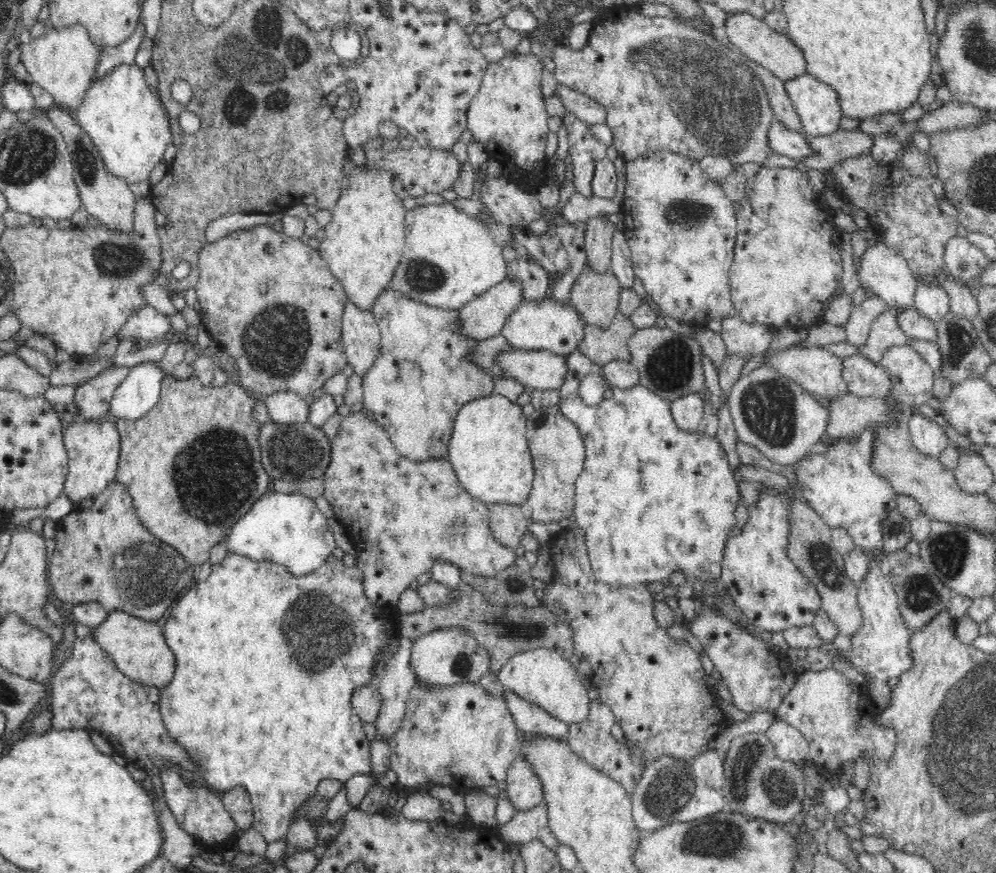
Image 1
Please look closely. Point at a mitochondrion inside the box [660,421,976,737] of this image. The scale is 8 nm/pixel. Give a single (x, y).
(948, 551)

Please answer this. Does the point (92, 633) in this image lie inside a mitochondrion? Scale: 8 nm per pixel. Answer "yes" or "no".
no

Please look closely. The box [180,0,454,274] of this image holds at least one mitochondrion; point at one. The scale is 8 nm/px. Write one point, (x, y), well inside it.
(262, 80)

